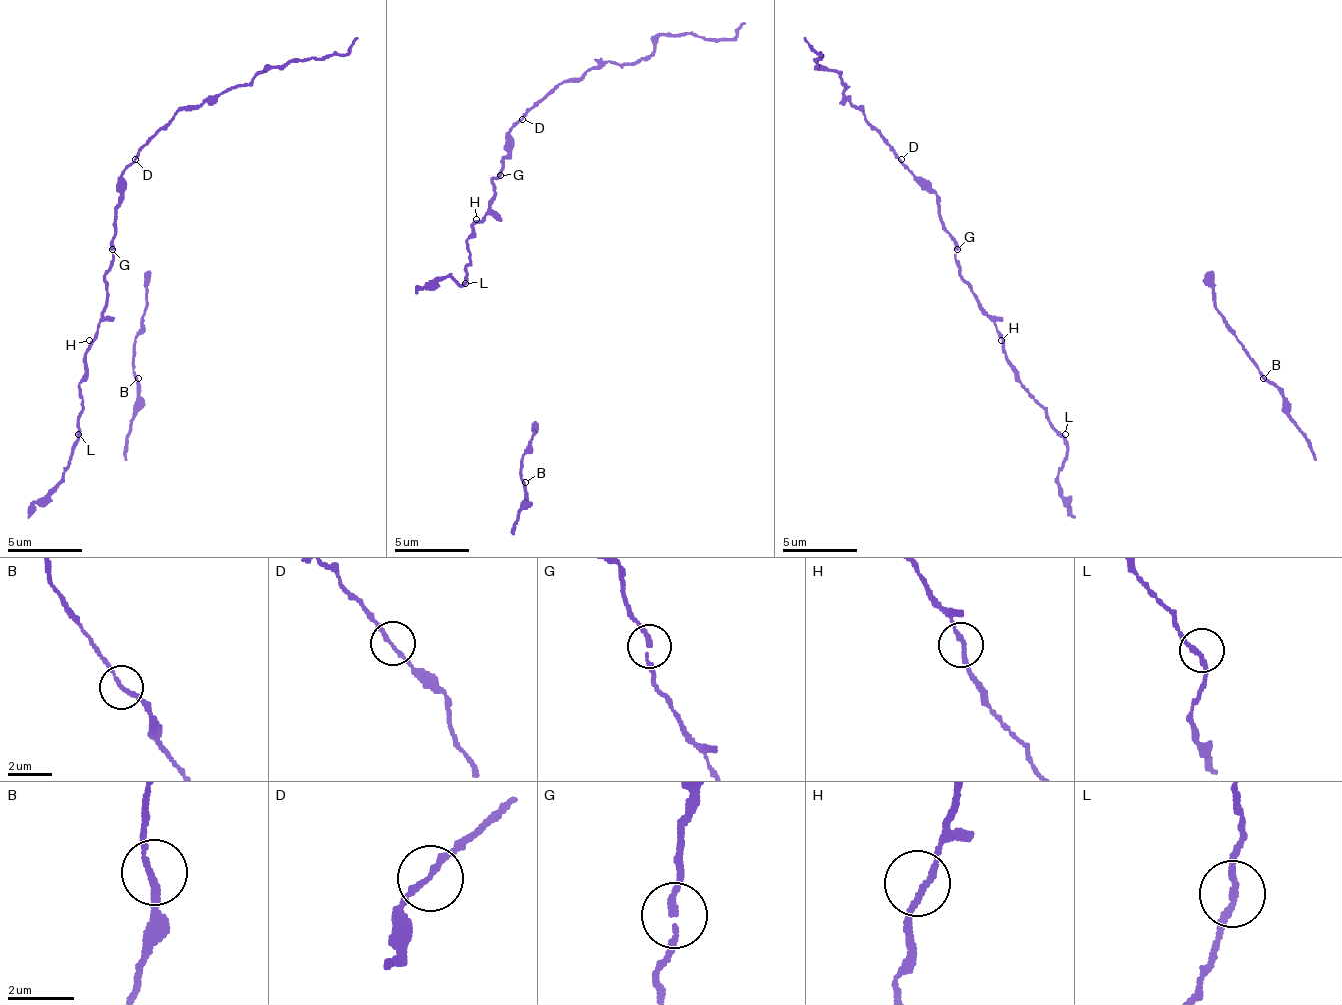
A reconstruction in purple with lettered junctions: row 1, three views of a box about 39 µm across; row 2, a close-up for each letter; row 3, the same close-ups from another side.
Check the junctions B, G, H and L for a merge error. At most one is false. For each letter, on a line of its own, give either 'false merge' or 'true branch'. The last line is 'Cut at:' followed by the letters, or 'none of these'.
B: true branch
G: true branch
H: true branch
L: true branch
Cut at: none of these

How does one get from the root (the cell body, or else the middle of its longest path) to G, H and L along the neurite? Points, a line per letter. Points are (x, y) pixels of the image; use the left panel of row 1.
G: (100, 318), (108, 299), (108, 280), (104, 277), (111, 262), (111, 250)
H: (100, 318), (96, 333), (89, 340)
L: (100, 318), (78, 385), (78, 397), (81, 400), (78, 434)

